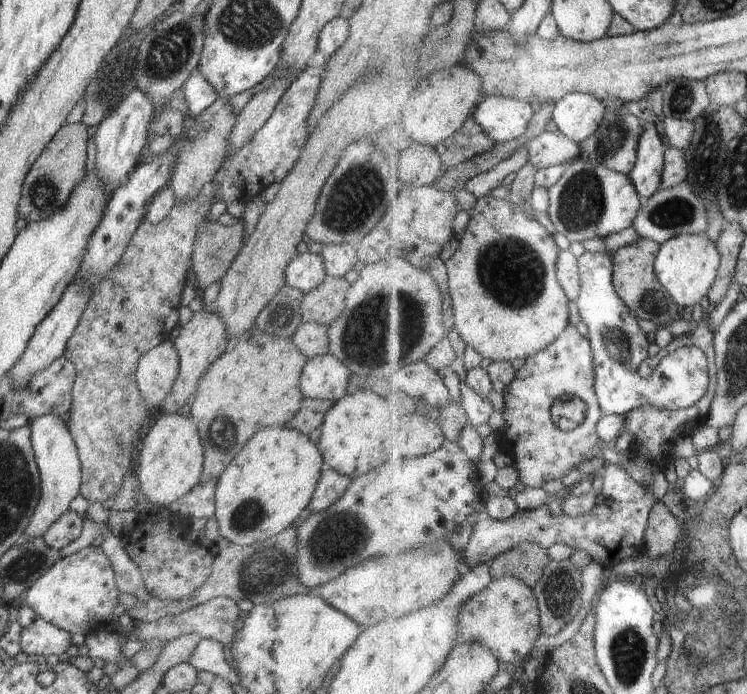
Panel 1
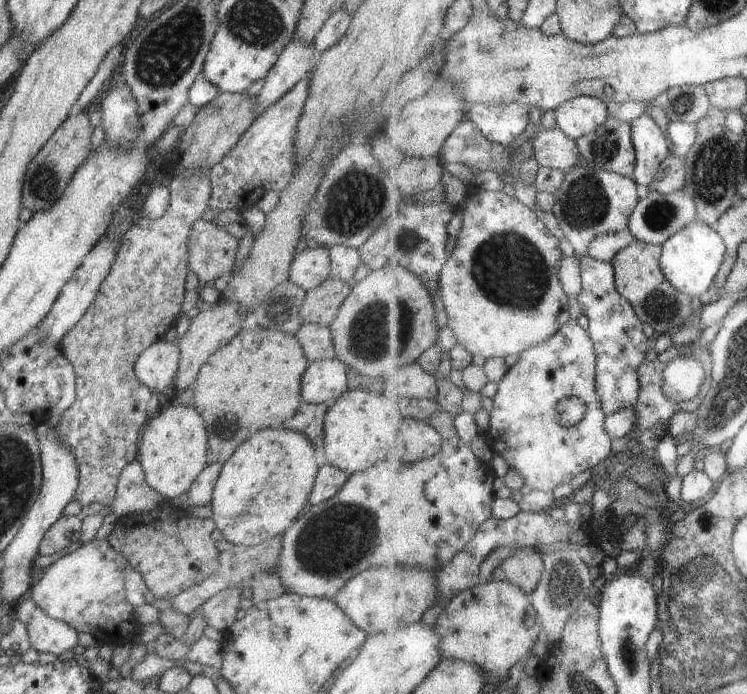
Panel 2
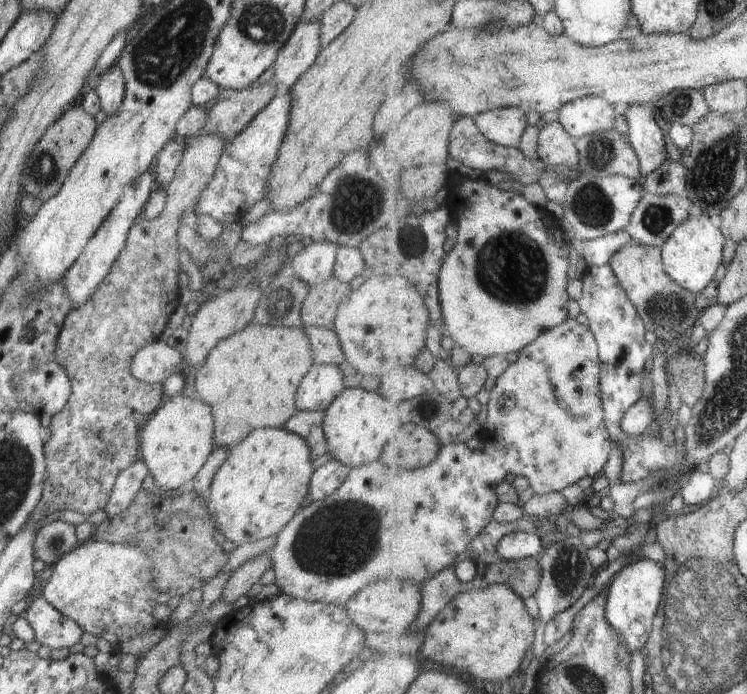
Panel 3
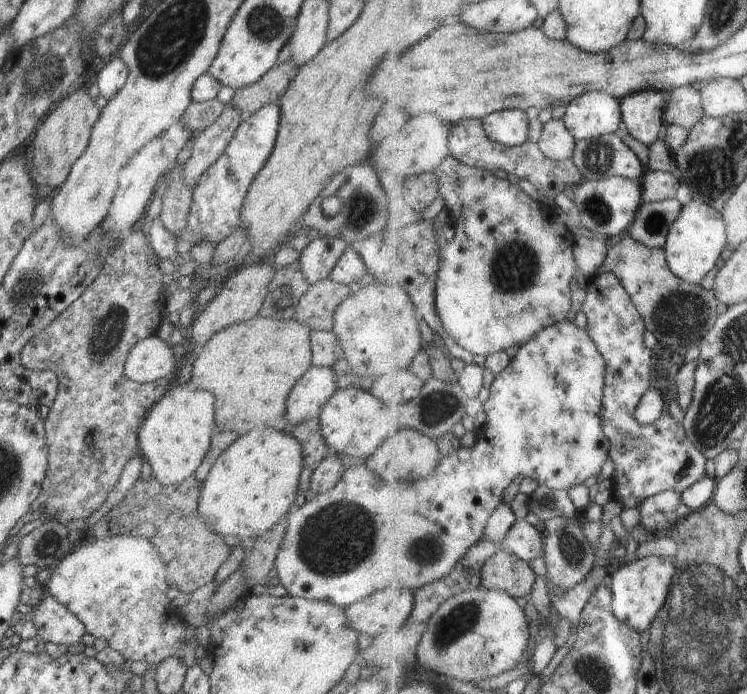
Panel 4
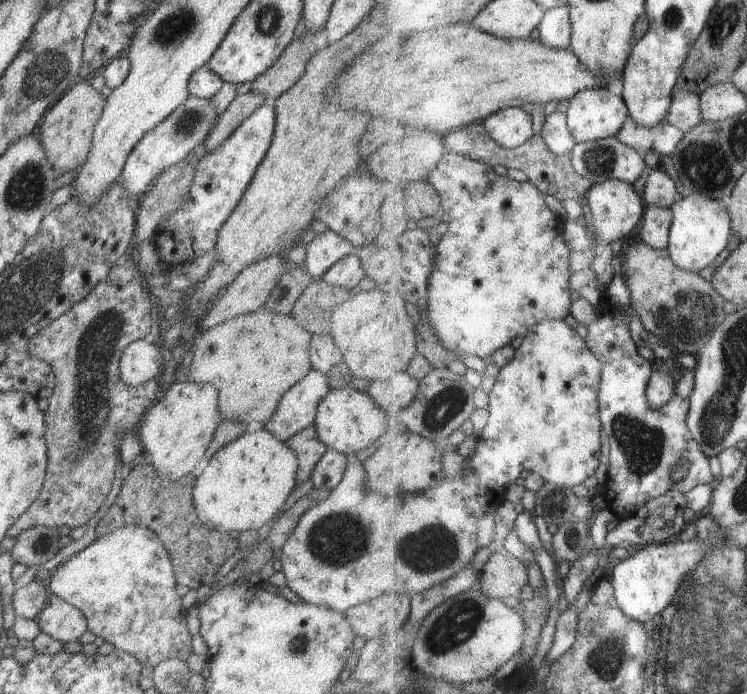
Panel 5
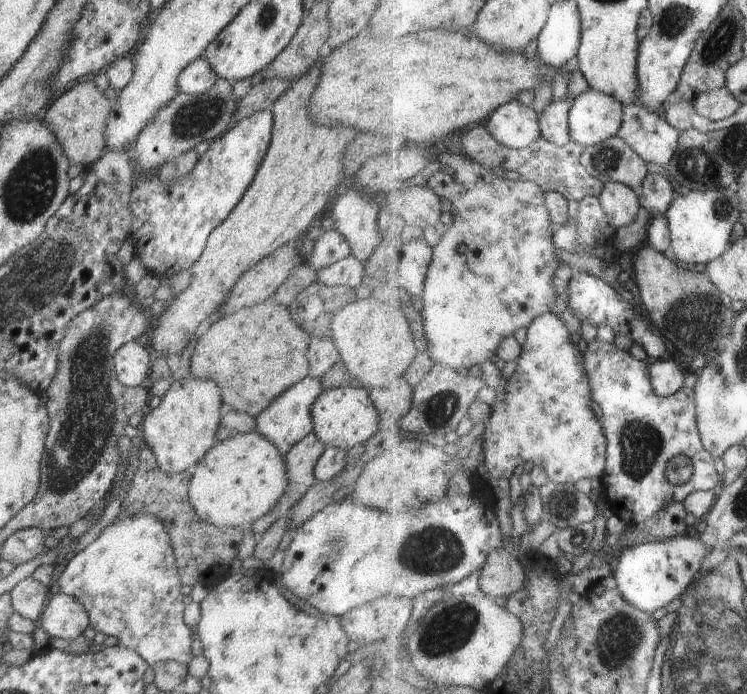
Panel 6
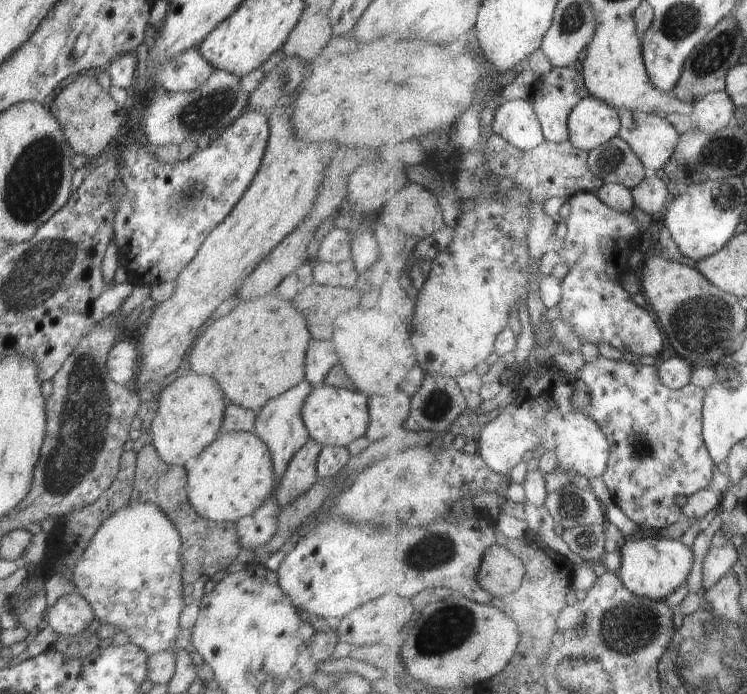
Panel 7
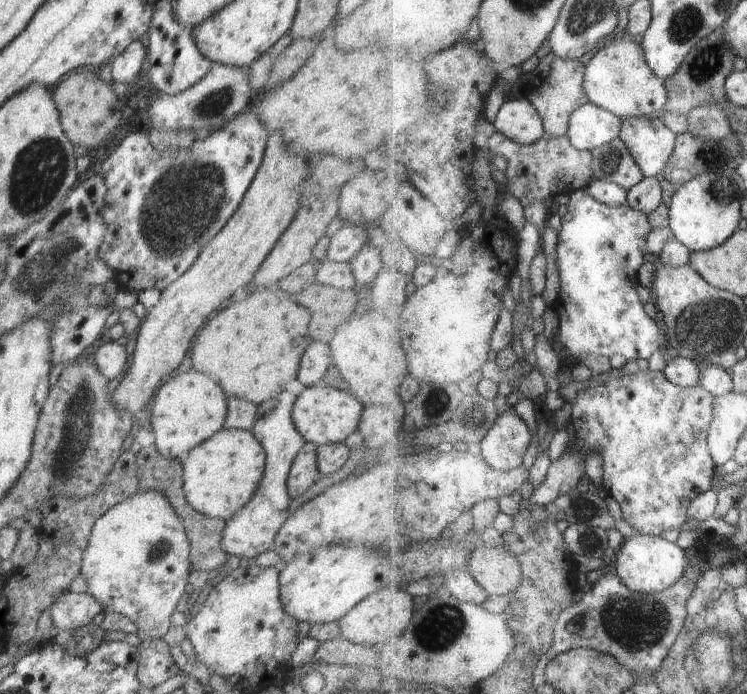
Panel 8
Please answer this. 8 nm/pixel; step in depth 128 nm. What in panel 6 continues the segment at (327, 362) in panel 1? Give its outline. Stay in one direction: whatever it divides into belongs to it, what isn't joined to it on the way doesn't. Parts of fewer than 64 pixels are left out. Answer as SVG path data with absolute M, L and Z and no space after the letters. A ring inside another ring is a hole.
M310 376L303 378L294 386L287 388L283 394L274 398L274 401L270 402L270 406L255 417L255 430L264 438L267 438L276 447L279 454L285 457L300 440L306 438L310 432L313 432L310 412L314 400L322 394L323 390L320 379Z

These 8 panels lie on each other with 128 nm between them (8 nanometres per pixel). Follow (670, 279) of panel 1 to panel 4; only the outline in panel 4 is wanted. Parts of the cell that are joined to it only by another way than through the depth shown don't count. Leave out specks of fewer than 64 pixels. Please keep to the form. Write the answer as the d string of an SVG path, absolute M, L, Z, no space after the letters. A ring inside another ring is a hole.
M693 199L683 207L684 210L670 231L669 241L665 246L667 259L674 274L682 280L700 285L716 266L721 266L722 254L729 242L727 222L722 211L706 202Z

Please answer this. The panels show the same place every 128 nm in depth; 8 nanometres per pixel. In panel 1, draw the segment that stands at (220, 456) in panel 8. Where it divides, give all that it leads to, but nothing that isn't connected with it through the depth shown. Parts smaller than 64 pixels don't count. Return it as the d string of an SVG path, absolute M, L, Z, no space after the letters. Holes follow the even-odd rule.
M288 426L257 430L217 478L215 517L220 535L245 547L286 530L309 508L322 463L318 445L304 433Z

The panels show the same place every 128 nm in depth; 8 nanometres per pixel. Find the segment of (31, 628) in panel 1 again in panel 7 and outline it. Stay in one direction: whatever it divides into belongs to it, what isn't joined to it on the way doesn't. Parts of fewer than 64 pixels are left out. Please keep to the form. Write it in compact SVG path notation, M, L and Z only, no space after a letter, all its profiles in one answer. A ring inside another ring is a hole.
M74 591L61 596L45 613L45 618L54 632L74 636L84 632L92 624L95 616L90 604Z

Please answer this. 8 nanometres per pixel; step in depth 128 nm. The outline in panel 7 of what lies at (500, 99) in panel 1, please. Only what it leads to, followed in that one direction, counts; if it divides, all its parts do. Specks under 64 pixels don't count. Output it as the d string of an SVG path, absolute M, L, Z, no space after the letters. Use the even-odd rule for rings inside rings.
M531 98L513 99L496 111L494 132L502 134L510 144L531 151L547 141L545 130Z

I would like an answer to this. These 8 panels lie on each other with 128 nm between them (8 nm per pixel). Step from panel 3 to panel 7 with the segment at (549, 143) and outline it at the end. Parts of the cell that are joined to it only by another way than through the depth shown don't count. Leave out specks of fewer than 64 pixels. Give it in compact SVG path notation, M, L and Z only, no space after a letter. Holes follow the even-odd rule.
M579 65L553 67L543 80L538 79L535 82L531 99L537 109L548 141L563 143L571 140L569 127L571 114L577 108L578 104L590 95L591 92L587 85L585 75Z

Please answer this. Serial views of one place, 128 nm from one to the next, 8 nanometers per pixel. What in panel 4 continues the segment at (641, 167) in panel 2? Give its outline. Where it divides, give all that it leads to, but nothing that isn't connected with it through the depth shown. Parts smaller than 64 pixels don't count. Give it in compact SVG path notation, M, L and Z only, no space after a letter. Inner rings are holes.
M644 90L634 92L621 99L624 121L629 132L647 147L654 146L661 138L664 128L664 112L668 100L664 90Z

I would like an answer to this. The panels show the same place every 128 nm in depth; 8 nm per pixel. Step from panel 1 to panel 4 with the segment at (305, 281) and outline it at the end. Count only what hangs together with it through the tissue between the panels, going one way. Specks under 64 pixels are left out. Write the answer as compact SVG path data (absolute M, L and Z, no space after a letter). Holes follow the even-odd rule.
M318 236L301 250L296 266L306 276L310 284L328 279L338 259L348 249L348 244L340 238Z

